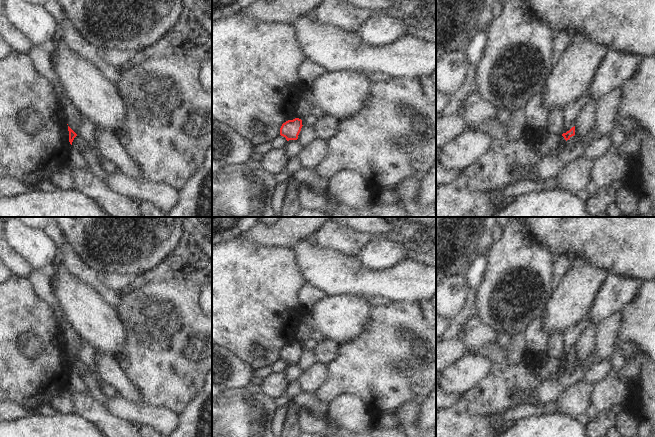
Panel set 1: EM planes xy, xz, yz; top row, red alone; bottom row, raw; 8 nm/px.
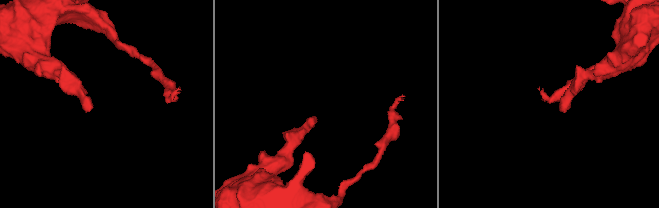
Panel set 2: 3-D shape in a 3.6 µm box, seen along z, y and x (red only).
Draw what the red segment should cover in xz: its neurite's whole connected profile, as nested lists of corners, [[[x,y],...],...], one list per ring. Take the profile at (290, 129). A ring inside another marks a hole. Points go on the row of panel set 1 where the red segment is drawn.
[[[299,118],[288,120],[282,124],[280,135],[285,137],[287,141],[297,140],[302,126],[302,120]]]

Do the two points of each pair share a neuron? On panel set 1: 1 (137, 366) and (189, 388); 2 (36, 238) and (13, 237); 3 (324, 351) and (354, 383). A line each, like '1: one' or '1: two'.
1: one
2: one
3: two

